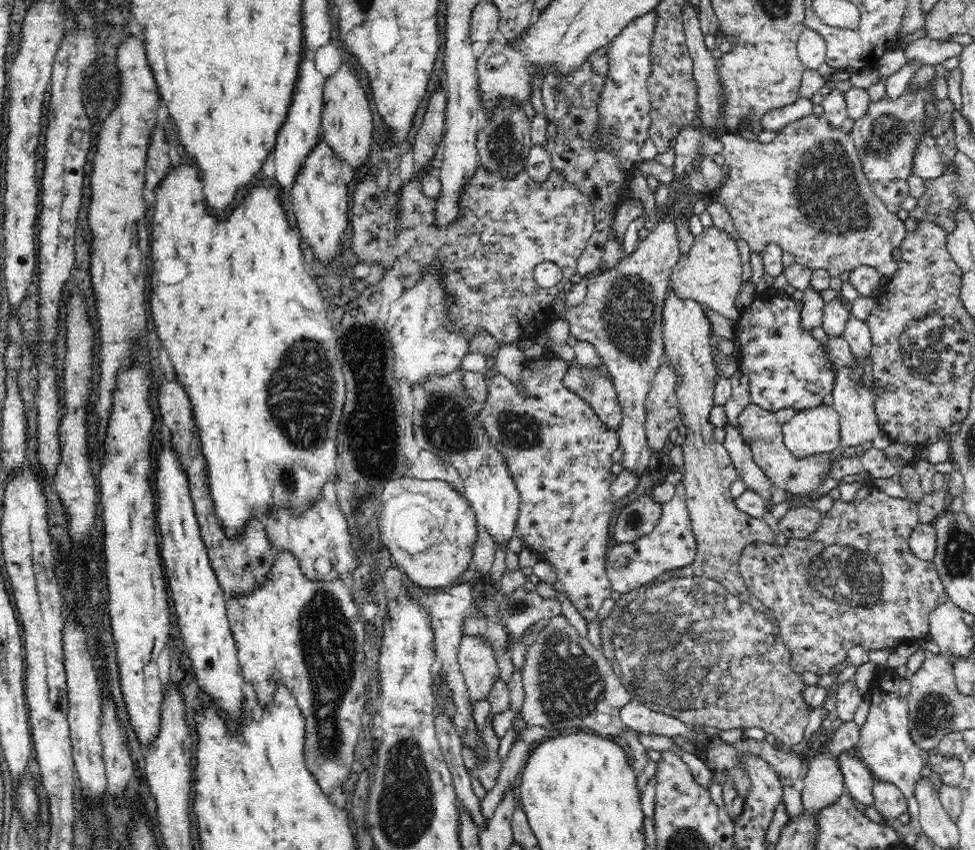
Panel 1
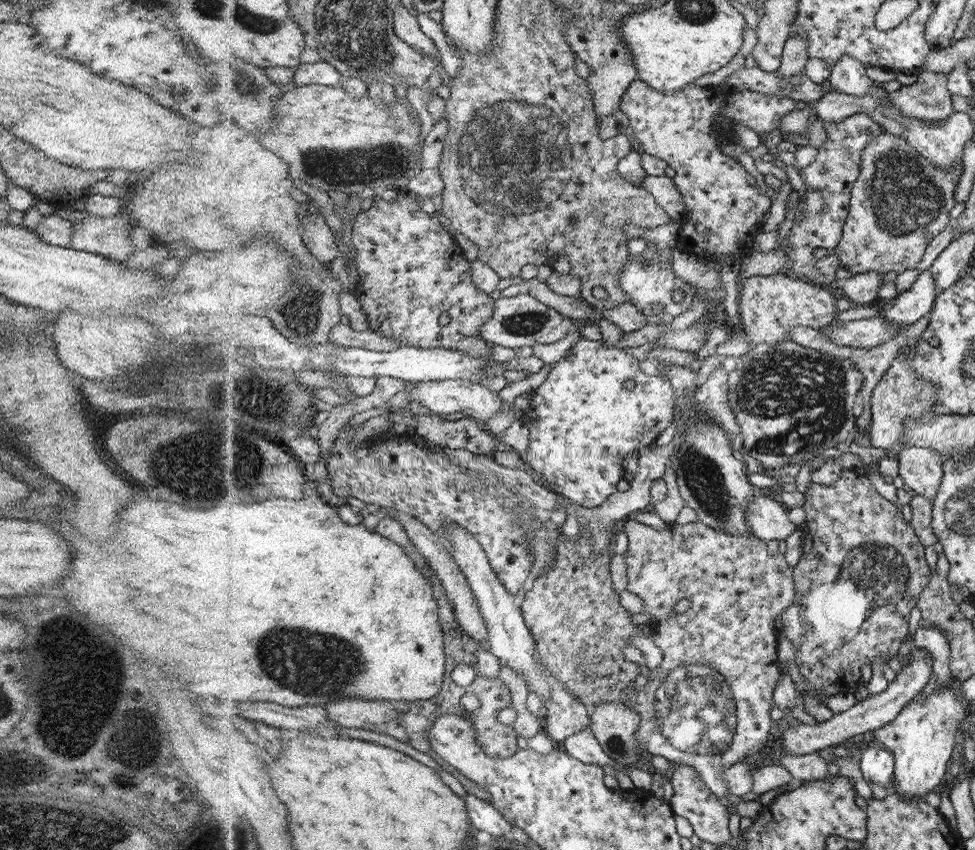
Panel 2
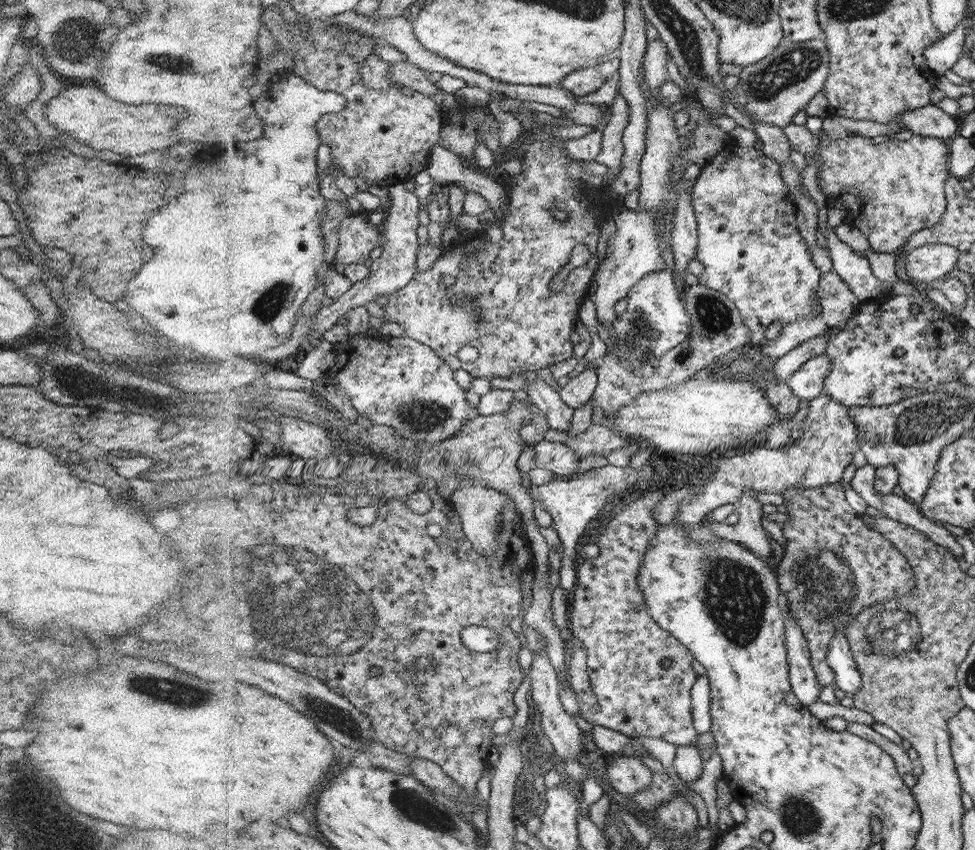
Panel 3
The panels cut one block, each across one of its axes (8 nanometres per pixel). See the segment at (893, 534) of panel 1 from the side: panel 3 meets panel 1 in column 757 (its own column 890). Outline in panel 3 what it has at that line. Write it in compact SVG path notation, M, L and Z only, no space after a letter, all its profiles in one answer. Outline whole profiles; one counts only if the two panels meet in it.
M825 486L826 494L824 494L824 487L816 489L789 489L786 492L784 497L788 499L789 502L783 505L782 510L788 512L791 516L791 519L786 521L781 525L781 529L786 537L786 546L784 547L786 554L776 572L779 573L779 584L782 585L785 596L785 610L790 611L798 625L802 627L802 632L804 637L806 637L807 642L809 643L808 648L811 654L811 664L816 672L816 678L820 686L830 686L832 682L835 681L835 671L831 668L831 665L828 664L827 655L829 654L832 646L833 640L836 638L836 631L845 631L845 628L850 624L851 619L856 618L856 615L860 614L867 608L871 608L874 604L880 602L886 602L886 600L891 599L892 597L902 597L902 595L908 595L914 587L916 587L915 573L914 570L908 565L906 558L897 550L897 548L882 536L879 532L876 532L872 529L866 528L858 518L856 518L856 512L848 506L848 502L844 500L844 496L838 496L838 490L830 490L830 488L836 488L836 486Z

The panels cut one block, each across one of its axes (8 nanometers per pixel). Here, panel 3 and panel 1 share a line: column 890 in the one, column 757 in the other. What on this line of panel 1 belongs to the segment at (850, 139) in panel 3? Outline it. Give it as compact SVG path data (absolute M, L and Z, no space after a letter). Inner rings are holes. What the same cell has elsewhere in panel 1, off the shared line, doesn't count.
M808 115L807 117L802 117L791 122L784 129L778 131L777 137L769 143L749 140L745 134L741 135L729 131L724 132L719 139L723 144L723 151L721 153L725 158L724 165L728 166L729 173L728 179L724 180L719 187L720 194L718 202L722 203L730 213L736 234L739 235L739 239L748 242L751 252L760 253L768 243L776 243L777 246L782 247L783 252L791 252L795 256L796 263L802 264L812 270L826 270L826 273L828 273L830 277L838 277L842 272L852 272L854 268L868 265L869 267L876 268L876 271L883 274L883 276L892 278L899 262L892 257L892 252L894 252L896 248L899 248L901 241L904 240L905 233L907 232L906 227L904 227L903 221L898 218L897 214L891 213L882 202L882 199L876 196L872 185L864 174L854 141L850 135L844 133L844 128L840 127L840 124L832 124L825 119L824 115L821 117ZM756 212L766 212L766 214L768 214L766 218L774 218L776 236L754 236L754 218L756 218Z

